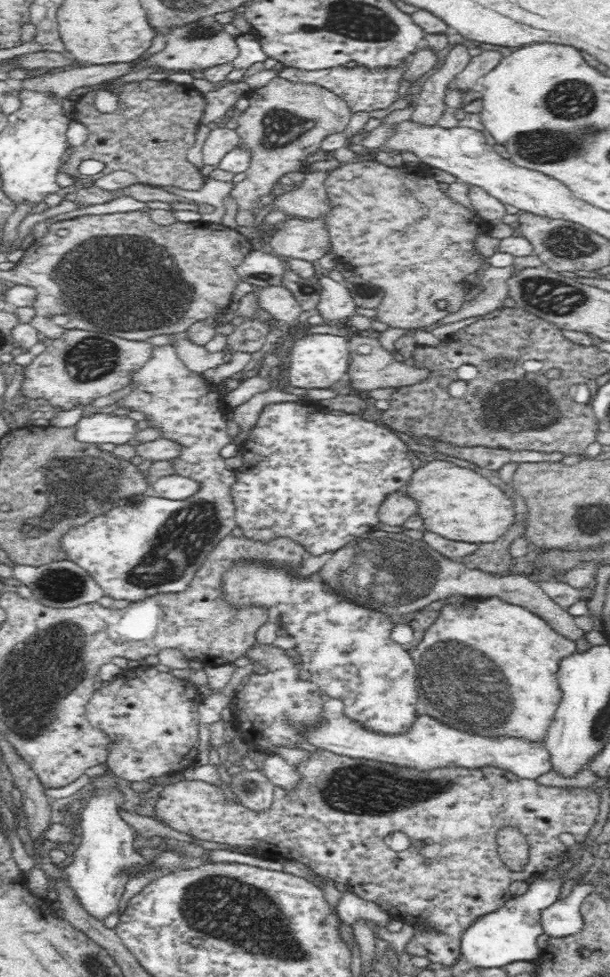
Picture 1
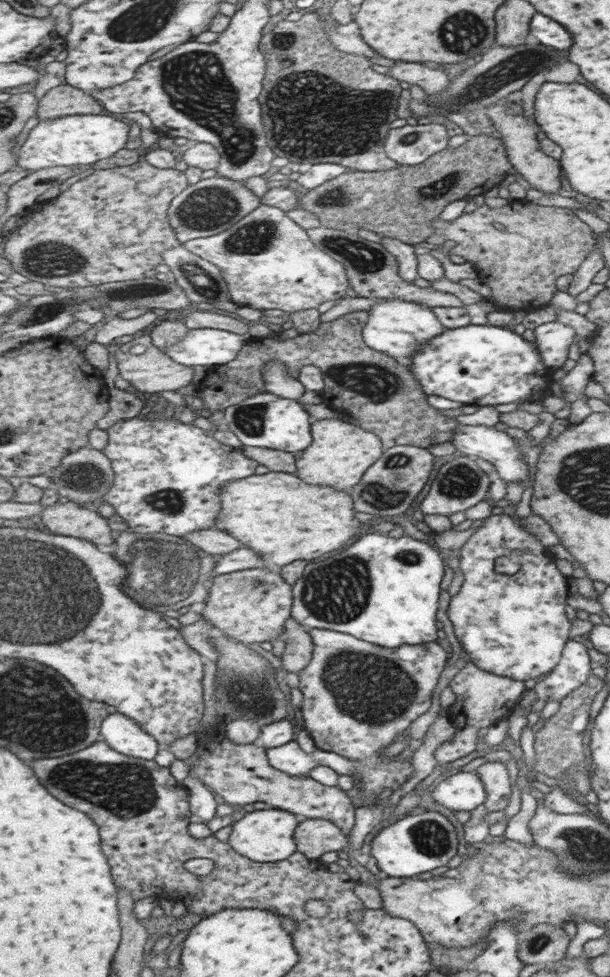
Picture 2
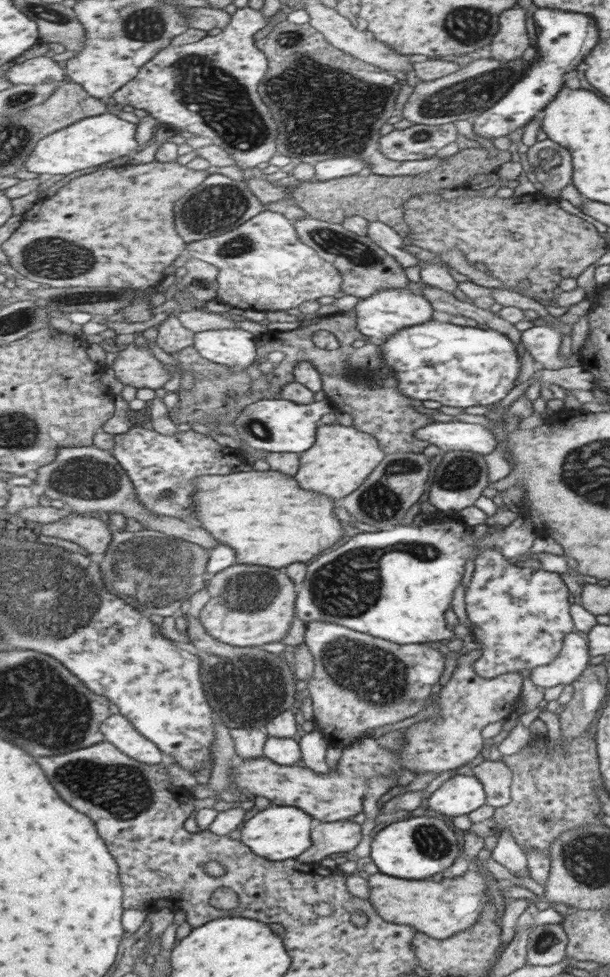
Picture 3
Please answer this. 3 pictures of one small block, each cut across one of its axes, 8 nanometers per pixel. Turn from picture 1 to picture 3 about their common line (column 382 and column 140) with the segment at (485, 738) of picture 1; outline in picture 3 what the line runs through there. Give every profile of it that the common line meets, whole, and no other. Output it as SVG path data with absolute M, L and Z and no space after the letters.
M123 713L110 715L102 725L104 740L114 744L121 752L128 754L145 764L162 764L164 753L151 742L144 734L141 734L136 726Z

